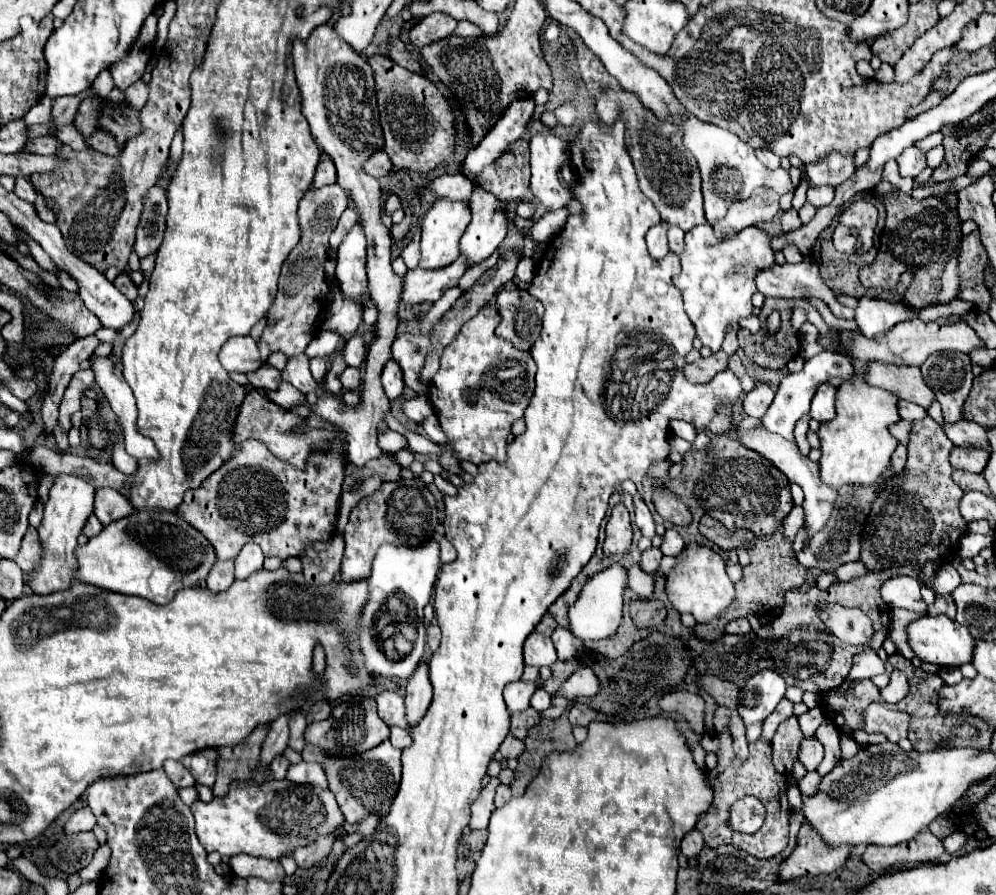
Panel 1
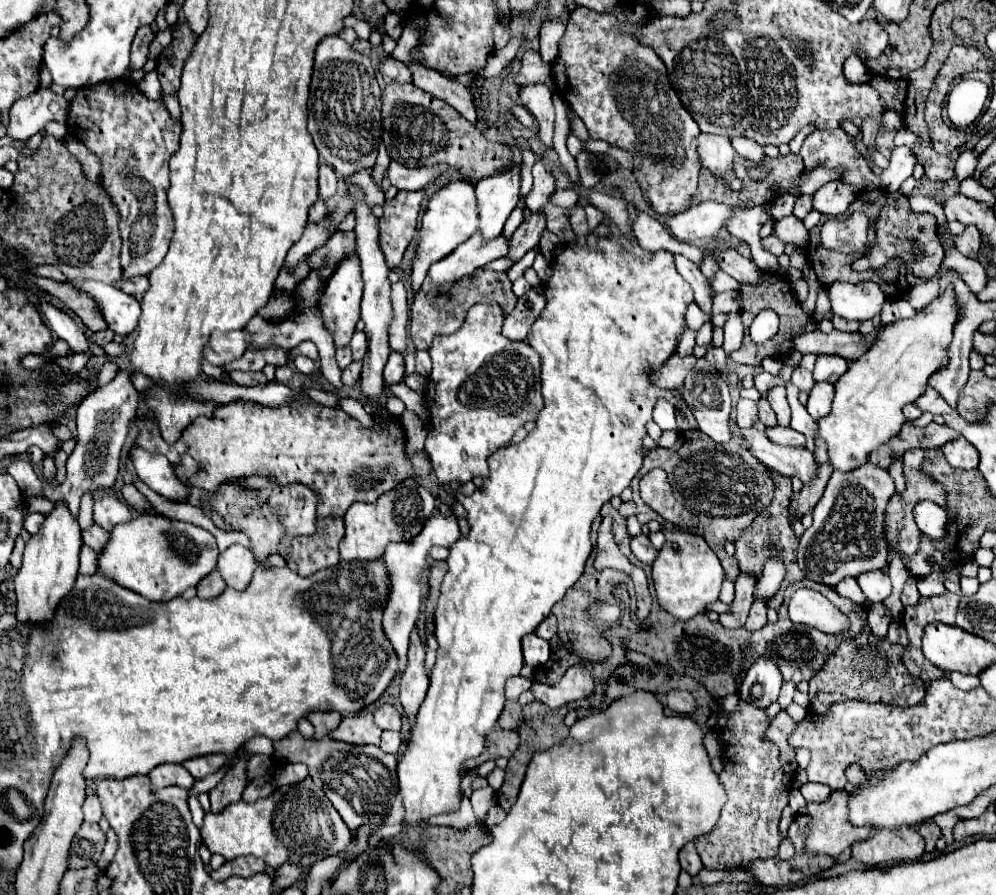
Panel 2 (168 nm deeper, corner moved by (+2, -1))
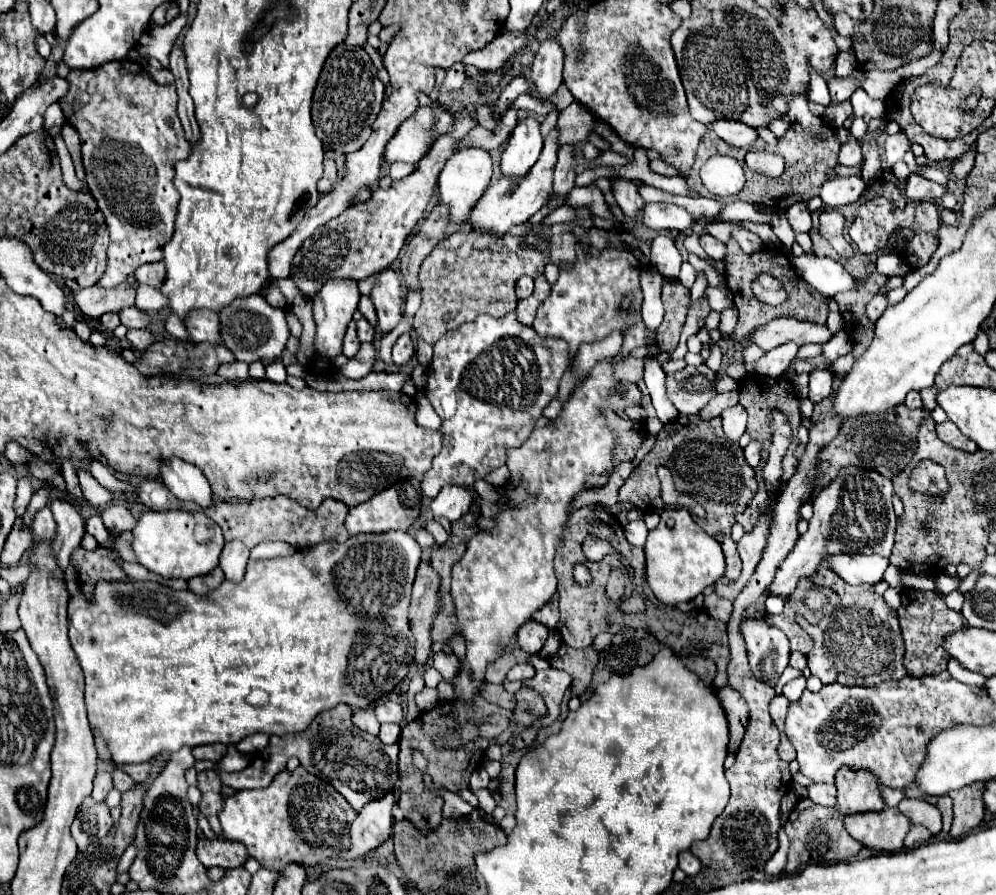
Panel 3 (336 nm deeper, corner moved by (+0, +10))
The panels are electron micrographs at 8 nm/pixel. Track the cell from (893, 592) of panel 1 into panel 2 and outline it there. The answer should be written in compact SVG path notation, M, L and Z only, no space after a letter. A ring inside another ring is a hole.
M872 570L872 572L860 574L860 576L856 576L856 580L858 580L862 592L866 594L866 598L870 600L870 604L882 602L892 592L890 578L886 574L882 574L880 570Z

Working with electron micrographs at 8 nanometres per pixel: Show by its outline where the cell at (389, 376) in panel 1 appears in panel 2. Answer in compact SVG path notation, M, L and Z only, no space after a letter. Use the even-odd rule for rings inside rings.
M392 352L384 368L384 382L390 386L390 384L402 382L402 378L404 378L404 356Z

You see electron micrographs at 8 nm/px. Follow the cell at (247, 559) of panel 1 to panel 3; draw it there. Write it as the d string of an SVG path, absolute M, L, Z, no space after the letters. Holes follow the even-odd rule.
M230 541L224 545L222 555L220 555L220 569L224 571L226 579L232 583L242 581L244 571L246 571L246 563L248 563L248 547L242 547L242 543L238 541Z

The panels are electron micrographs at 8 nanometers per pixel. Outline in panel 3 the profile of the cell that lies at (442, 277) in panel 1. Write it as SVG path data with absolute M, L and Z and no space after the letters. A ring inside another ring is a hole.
M554 127L548 137L544 139L544 149L540 159L534 163L534 167L522 177L522 183L518 187L512 187L510 177L502 177L494 185L488 187L488 191L482 195L478 205L472 209L472 225L474 231L494 231L498 235L506 233L510 225L522 225L526 223L540 207L550 199L552 195L552 177L554 177L554 167L558 161L558 129Z

